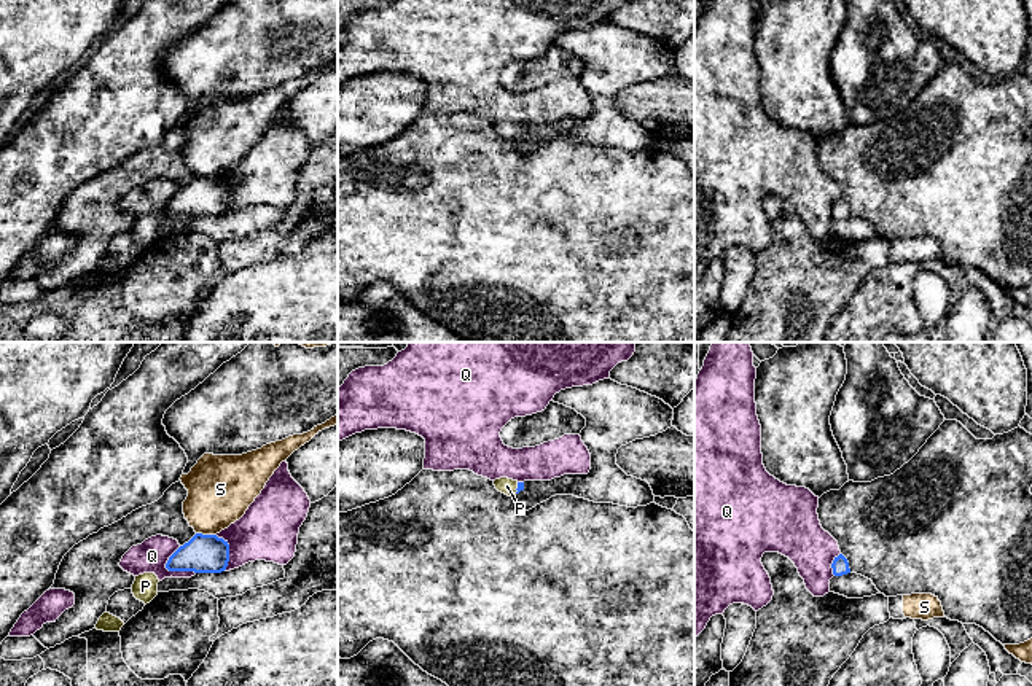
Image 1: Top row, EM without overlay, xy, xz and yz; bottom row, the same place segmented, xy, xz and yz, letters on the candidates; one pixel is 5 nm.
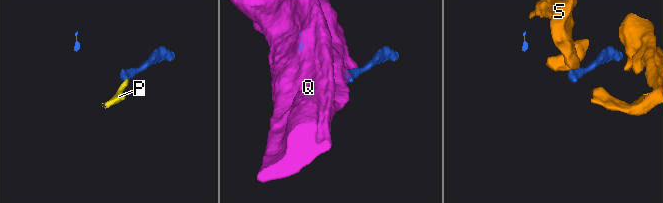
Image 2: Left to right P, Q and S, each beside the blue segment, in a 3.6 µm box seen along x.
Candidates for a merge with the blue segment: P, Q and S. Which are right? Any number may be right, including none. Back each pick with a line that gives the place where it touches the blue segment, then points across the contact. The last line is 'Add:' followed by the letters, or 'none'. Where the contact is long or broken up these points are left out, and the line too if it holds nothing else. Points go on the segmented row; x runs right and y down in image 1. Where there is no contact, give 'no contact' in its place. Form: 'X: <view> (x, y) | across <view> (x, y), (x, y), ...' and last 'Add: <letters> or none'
P: xz (518, 487) | across xz (519, 484), (518, 487), (507, 486)
Add: P

